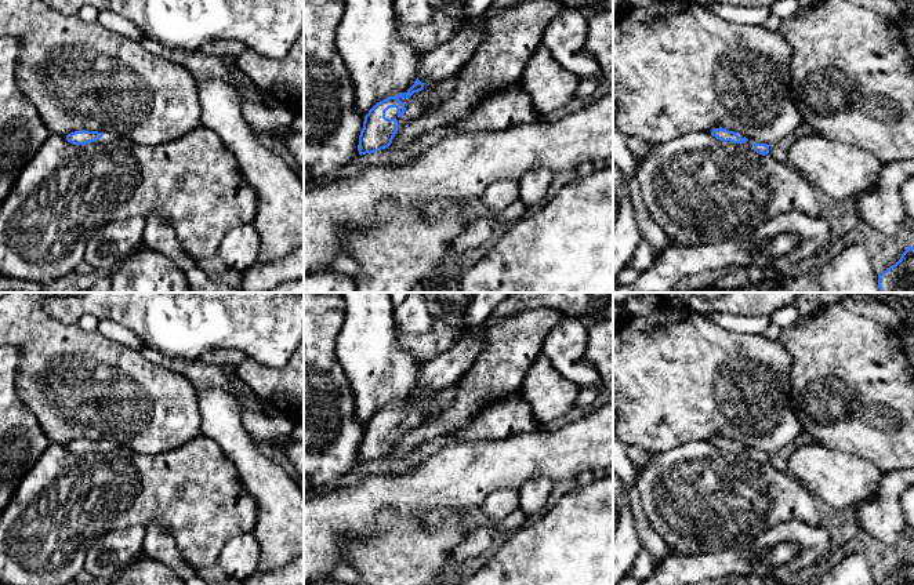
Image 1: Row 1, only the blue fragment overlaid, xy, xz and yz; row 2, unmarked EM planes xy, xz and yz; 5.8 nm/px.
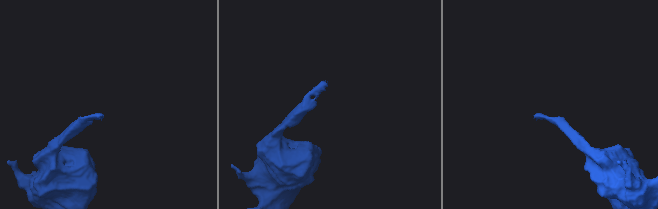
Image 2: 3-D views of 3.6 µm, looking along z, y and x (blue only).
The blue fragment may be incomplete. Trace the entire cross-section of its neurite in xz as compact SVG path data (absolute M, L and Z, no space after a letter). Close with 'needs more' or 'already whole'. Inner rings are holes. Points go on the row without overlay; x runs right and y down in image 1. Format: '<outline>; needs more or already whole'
M511 292L487 320L472 327L449 353L422 364L417 388L406 401L388 406L369 419L359 444L359 464L388 457L399 437L424 422L422 404L435 393L457 382L471 367L483 348L480 333L493 321L537 308L559 309L566 316L584 320L601 310L610 299L613 295L591 295L590 292Z; needs more

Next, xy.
M81 439L81 440L75 440L66 444L68 451L73 454L87 454L87 453L110 453L119 447L117 443L112 440L88 440L88 439Z; needs more

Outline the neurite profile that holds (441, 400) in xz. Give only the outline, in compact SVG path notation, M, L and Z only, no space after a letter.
M458 381L449 385L443 390L434 395L434 397L422 404L424 422L435 421L443 410L449 407L458 390Z

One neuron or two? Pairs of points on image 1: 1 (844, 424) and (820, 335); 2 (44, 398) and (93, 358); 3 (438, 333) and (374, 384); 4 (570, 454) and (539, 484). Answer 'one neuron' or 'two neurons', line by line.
1: one neuron
2: one neuron
3: two neurons
4: two neurons

